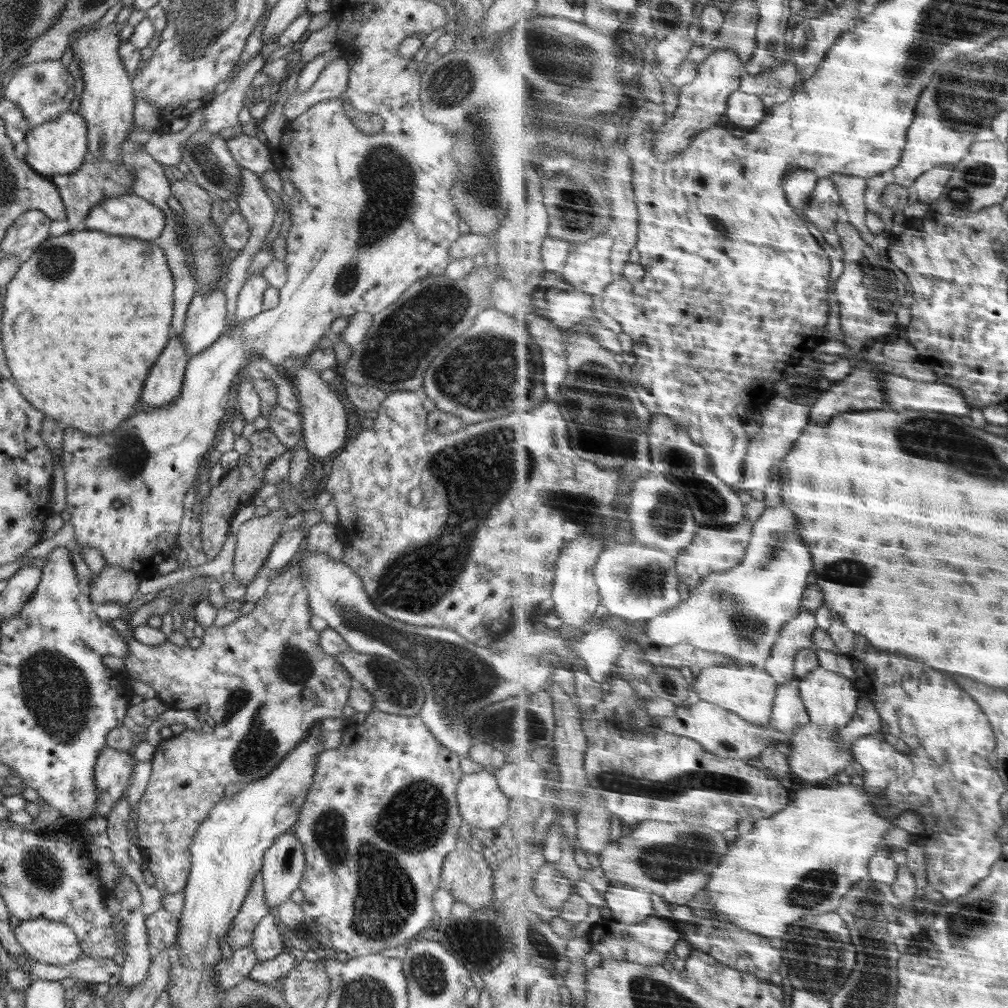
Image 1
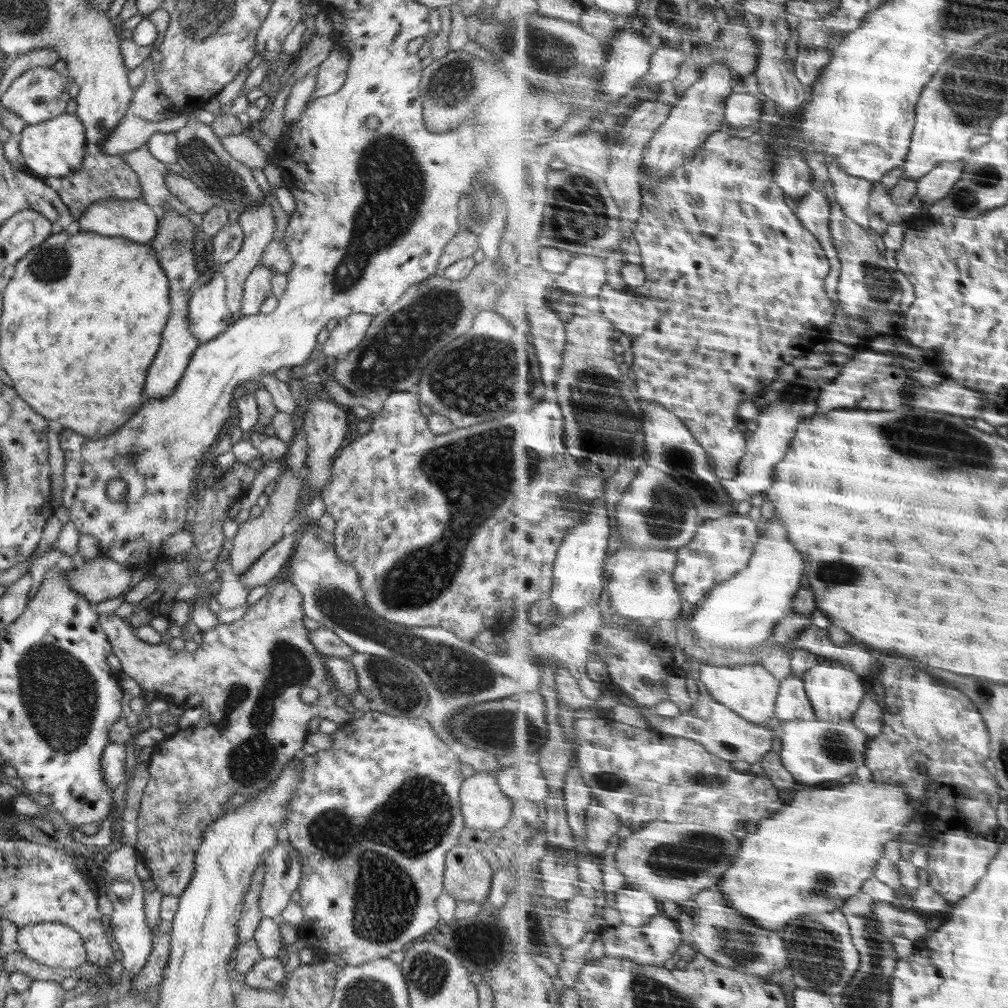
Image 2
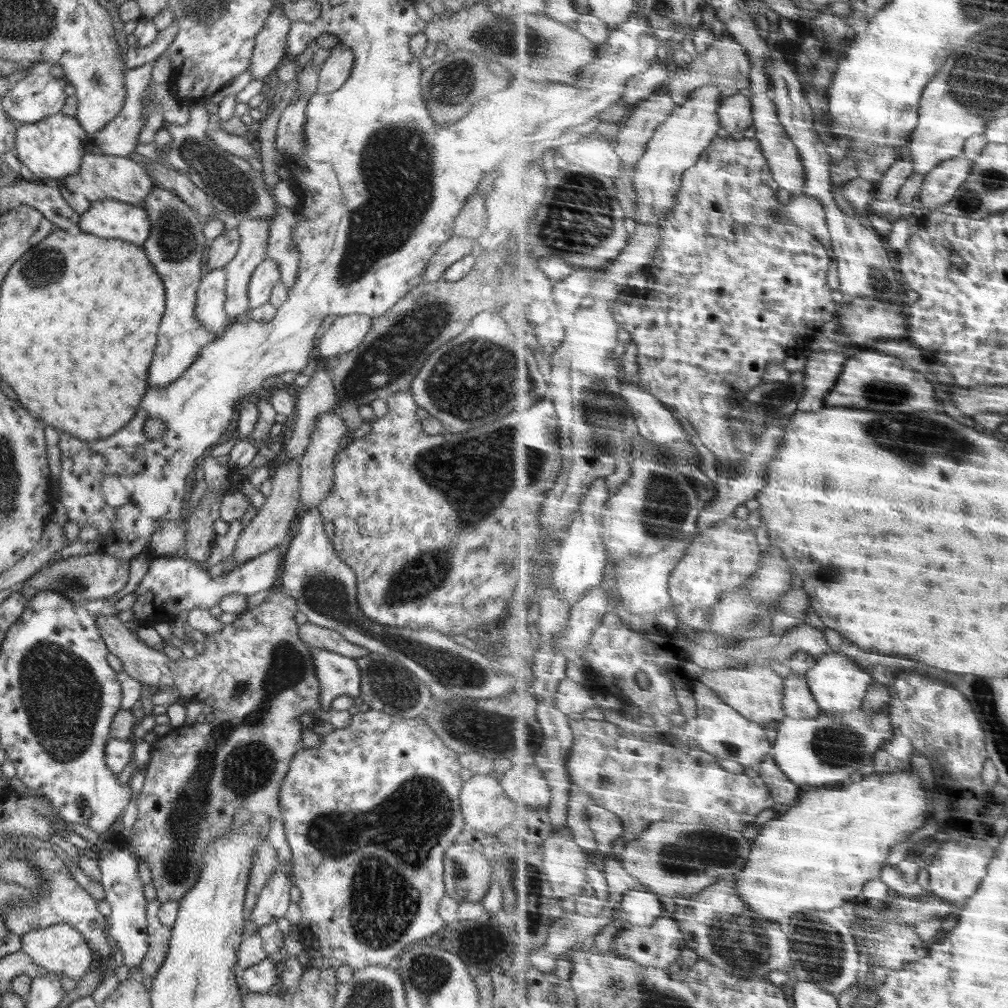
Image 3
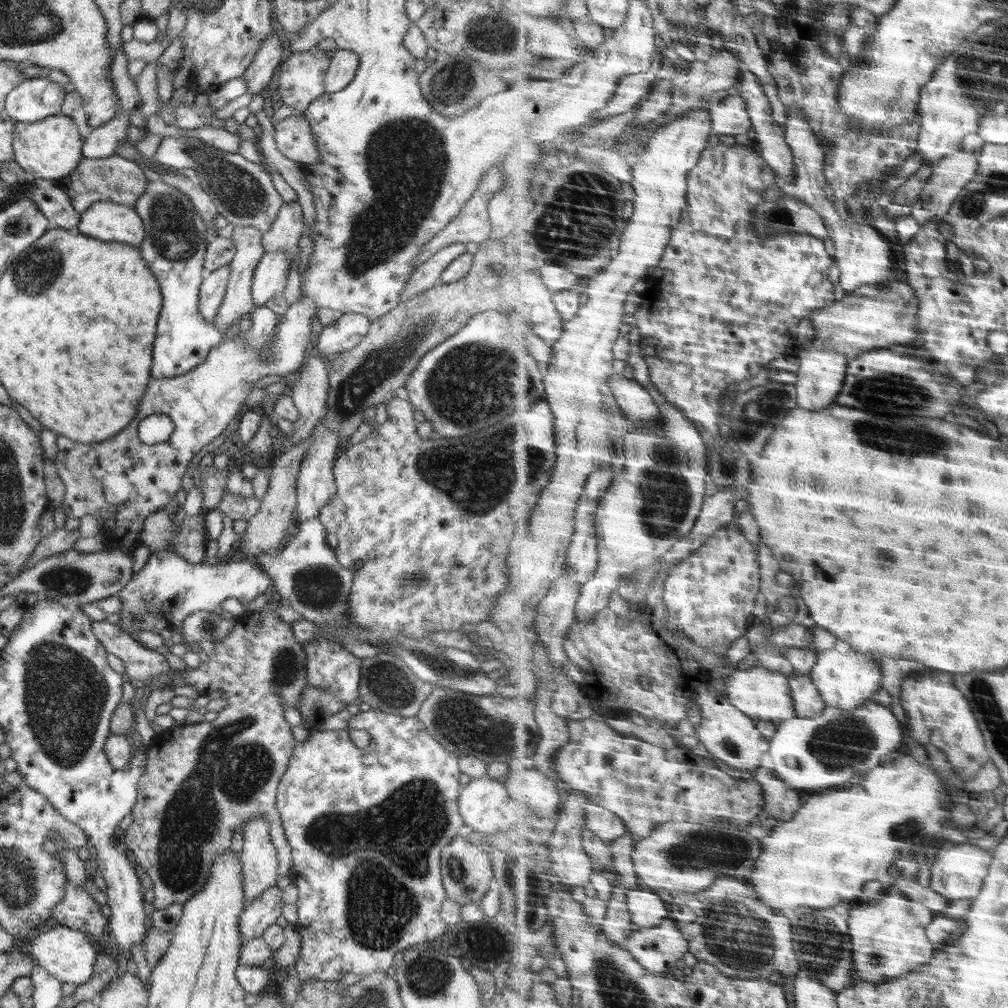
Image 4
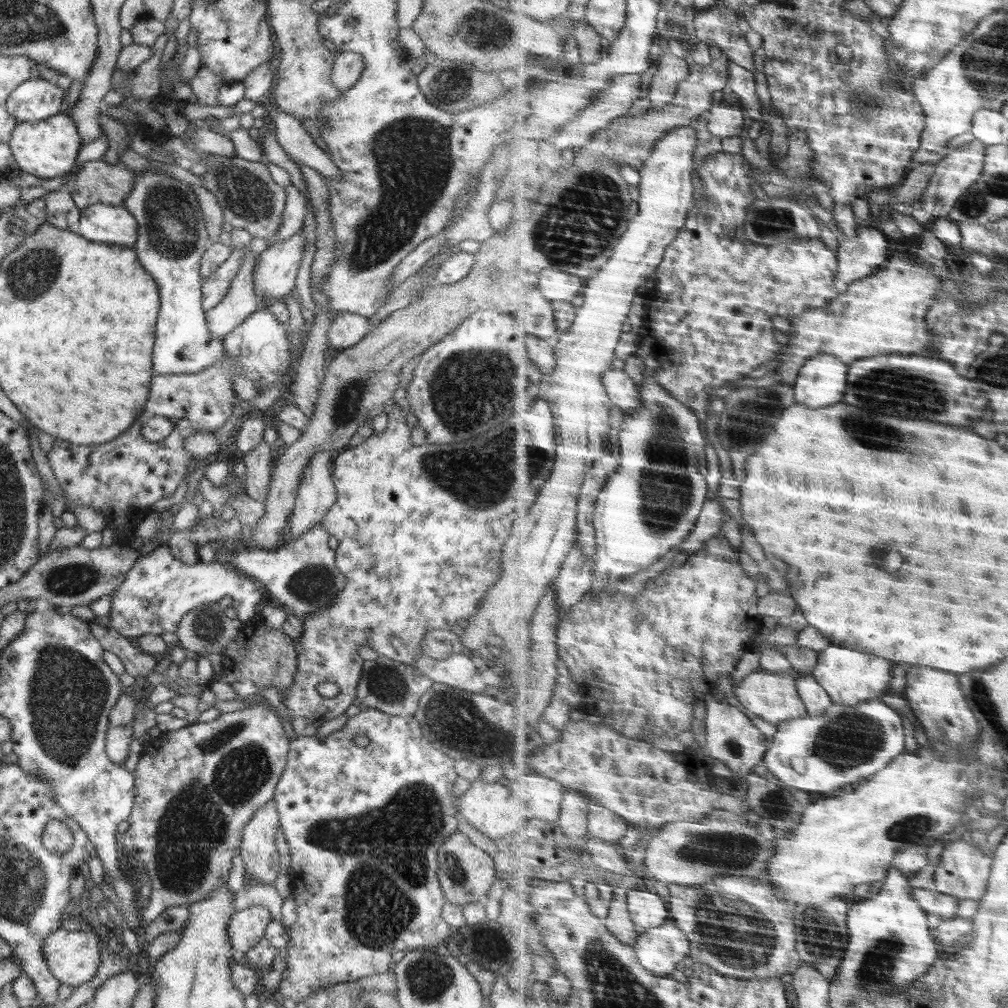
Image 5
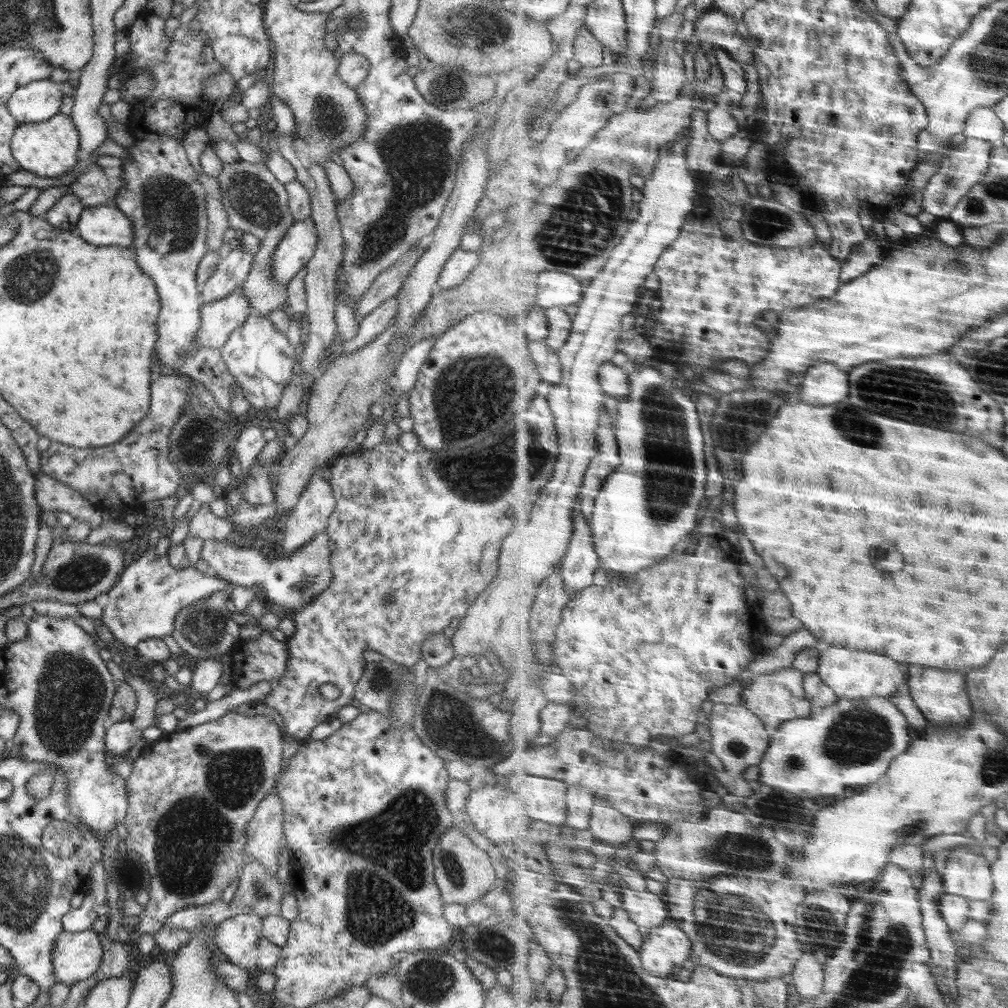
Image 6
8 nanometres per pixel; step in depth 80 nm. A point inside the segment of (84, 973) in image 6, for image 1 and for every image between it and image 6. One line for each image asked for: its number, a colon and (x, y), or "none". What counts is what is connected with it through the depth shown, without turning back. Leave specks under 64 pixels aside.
1: (47, 941)
2: (56, 945)
3: (59, 948)
4: (68, 954)
5: (73, 958)

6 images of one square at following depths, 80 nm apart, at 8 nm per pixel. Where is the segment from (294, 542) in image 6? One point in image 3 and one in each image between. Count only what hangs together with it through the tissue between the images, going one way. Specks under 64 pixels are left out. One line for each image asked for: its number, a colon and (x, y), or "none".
3: (316, 474)
4: (316, 487)
5: (316, 493)

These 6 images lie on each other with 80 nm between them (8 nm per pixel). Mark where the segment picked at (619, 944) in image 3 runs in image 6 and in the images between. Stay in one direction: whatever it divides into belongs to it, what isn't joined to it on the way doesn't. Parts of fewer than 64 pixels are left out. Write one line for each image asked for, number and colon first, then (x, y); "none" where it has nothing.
4: (661, 949)
5: (662, 950)
6: (666, 949)

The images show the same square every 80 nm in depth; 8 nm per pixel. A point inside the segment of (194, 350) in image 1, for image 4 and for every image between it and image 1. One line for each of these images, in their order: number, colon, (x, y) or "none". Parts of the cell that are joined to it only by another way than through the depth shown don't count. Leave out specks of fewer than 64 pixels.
2: (209, 316)
3: (209, 307)
4: (212, 290)

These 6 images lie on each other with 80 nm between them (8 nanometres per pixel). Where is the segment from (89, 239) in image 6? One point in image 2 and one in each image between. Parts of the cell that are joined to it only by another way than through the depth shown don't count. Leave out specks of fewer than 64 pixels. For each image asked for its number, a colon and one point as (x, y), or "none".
2: (138, 222)
3: (109, 219)
4: (106, 221)
5: (103, 223)

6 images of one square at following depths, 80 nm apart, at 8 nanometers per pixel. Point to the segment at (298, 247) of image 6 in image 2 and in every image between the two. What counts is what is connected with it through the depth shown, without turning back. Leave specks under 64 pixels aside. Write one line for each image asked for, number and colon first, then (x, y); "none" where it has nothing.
2: (257, 287)
3: (266, 276)
4: (269, 278)
5: (278, 265)

